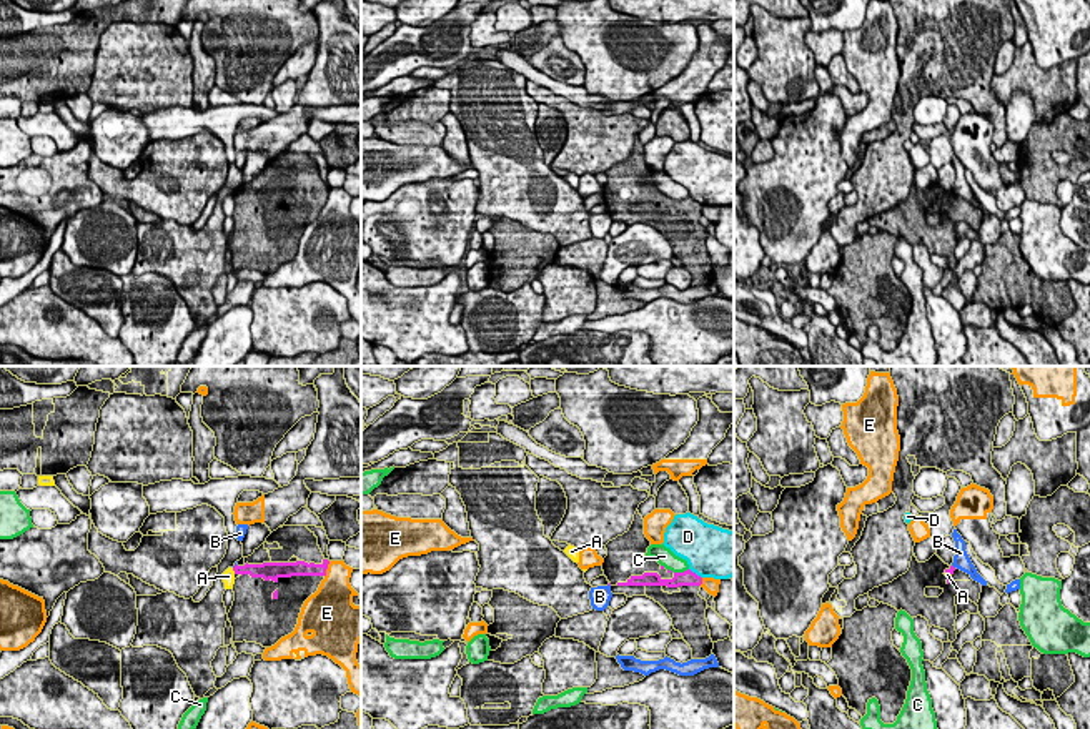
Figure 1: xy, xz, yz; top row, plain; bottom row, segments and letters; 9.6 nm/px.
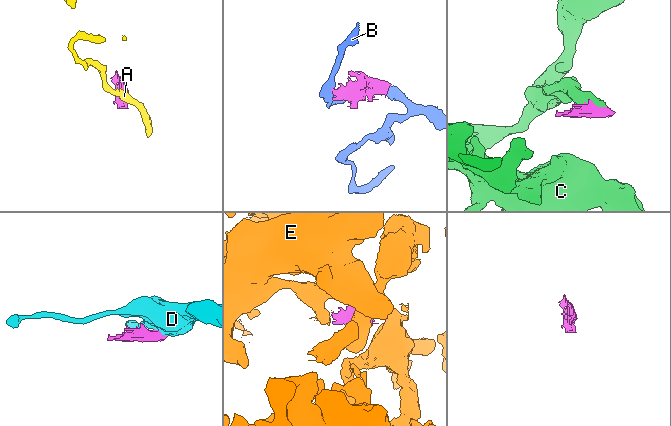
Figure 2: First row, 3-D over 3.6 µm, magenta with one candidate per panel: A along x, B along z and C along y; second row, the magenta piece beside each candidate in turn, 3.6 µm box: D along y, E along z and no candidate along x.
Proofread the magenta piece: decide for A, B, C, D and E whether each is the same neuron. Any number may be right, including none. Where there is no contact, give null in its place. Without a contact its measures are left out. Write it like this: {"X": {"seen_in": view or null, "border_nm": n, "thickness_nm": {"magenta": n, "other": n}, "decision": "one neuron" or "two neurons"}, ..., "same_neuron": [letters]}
{"A": {"seen_in": "xy", "border_nm": 70, "thickness_nm": {"magenta": 130, "other": 130}, "decision": "two neurons"}, "B": {"seen_in": "xy", "border_nm": 60, "thickness_nm": {"magenta": 130, "other": 30}, "decision": "two neurons"}, "C": {"seen_in": "xz", "border_nm": 200, "thickness_nm": {"magenta": 160, "other": 180}, "decision": "two neurons"}, "D": {"seen_in": "xz", "border_nm": 160, "thickness_nm": {"magenta": 160, "other": 480}, "decision": "two neurons"}, "E": {"seen_in": "xy", "border_nm": 170, "thickness_nm": {"magenta": 140, "other": 320}, "decision": "two neurons"}, "same_neuron": []}

